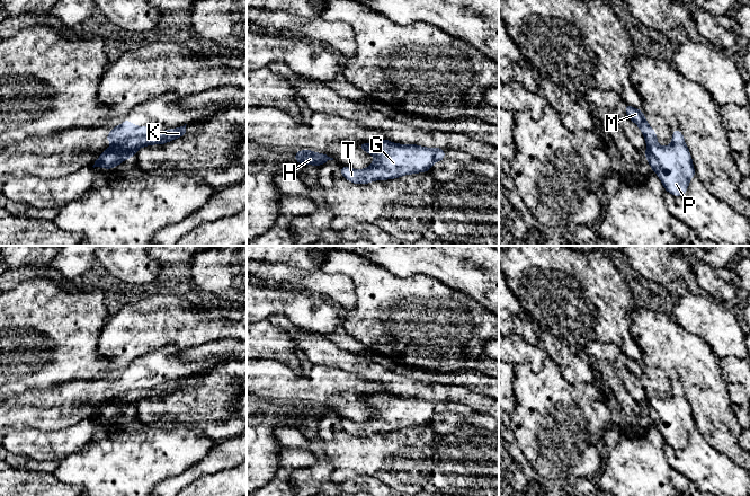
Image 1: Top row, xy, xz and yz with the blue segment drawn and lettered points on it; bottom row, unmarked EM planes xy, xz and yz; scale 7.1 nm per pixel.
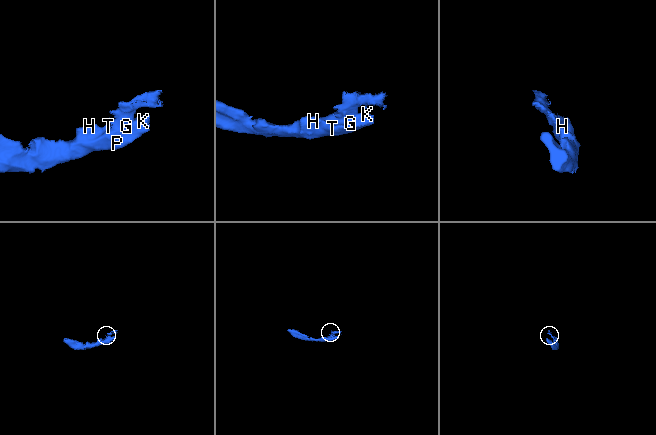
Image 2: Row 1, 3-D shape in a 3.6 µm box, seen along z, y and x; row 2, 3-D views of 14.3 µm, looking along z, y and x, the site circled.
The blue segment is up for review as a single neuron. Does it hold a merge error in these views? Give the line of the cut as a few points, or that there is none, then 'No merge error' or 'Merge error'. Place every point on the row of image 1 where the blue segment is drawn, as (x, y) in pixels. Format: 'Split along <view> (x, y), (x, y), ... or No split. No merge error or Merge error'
Split along xy (157, 131), (150, 135), (132, 136), (110, 148). Merge error

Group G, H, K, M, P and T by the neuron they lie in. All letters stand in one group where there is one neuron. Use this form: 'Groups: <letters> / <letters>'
Groups: G H K P T / M

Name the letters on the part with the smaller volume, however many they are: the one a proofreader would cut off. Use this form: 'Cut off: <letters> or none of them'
Cut off: M

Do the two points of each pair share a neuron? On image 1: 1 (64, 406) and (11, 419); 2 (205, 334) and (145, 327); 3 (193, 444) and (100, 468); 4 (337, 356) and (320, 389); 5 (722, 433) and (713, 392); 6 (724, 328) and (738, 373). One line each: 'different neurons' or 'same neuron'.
1: same neuron
2: same neuron
3: same neuron
4: different neurons
5: same neuron
6: different neurons

